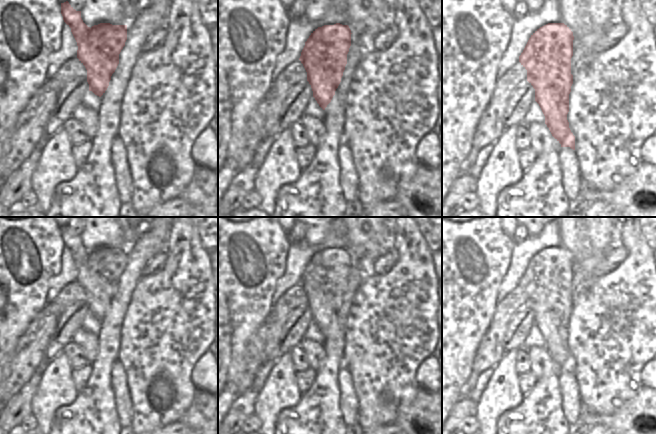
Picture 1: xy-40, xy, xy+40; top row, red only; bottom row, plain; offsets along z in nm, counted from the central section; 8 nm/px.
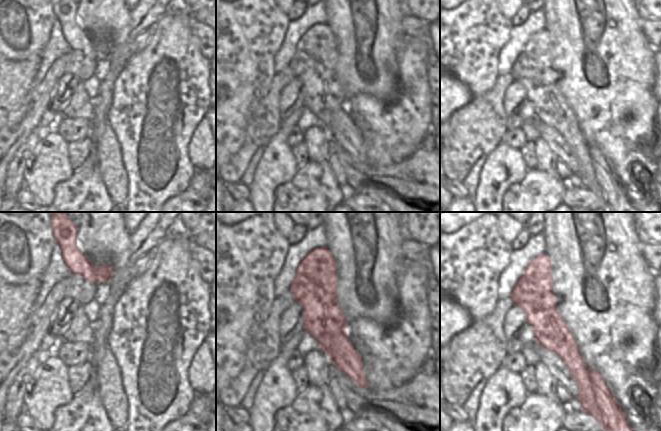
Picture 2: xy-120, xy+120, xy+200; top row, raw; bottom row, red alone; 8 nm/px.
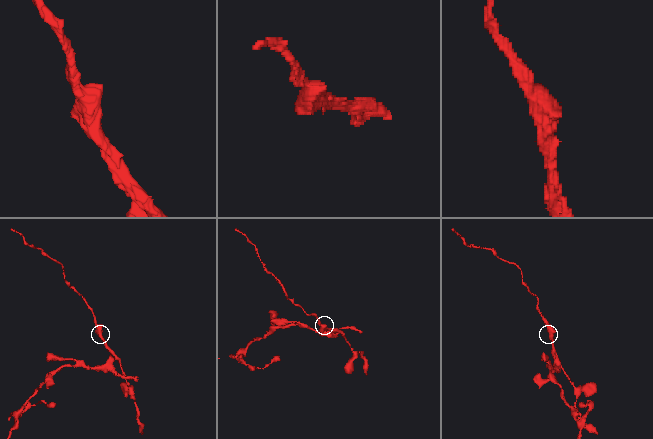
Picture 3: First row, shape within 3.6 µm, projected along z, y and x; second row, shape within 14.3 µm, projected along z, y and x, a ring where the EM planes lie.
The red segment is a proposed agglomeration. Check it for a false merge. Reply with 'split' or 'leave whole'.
split

